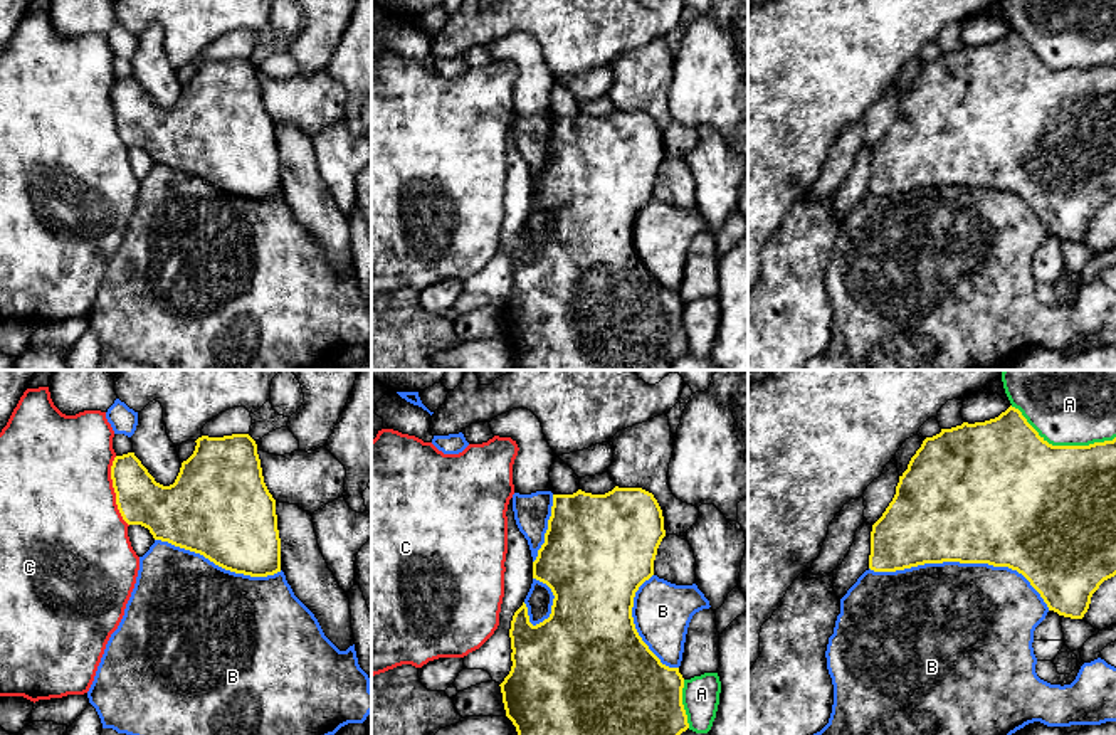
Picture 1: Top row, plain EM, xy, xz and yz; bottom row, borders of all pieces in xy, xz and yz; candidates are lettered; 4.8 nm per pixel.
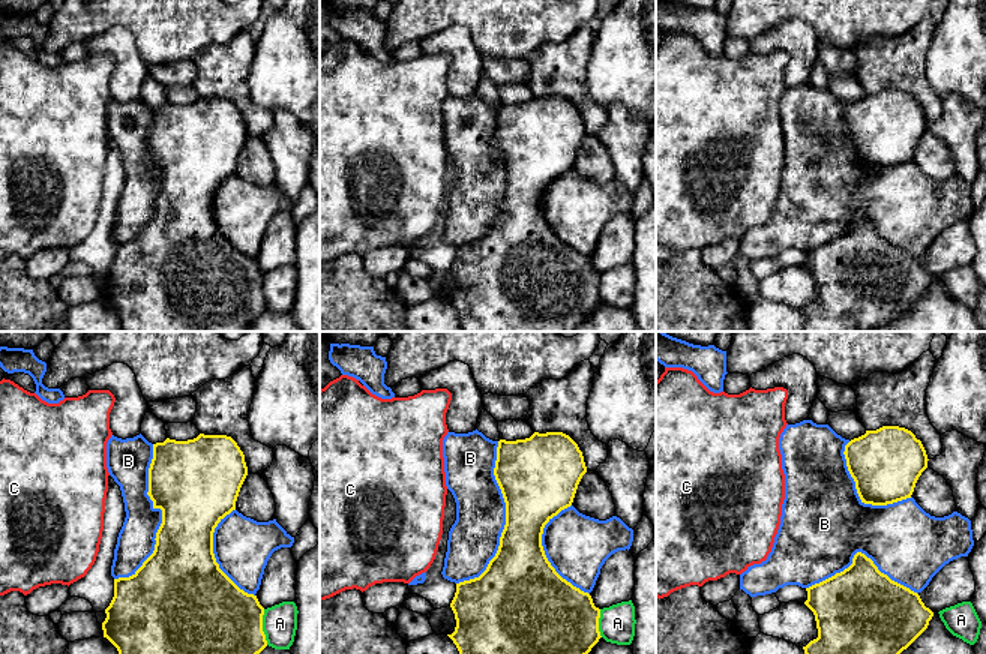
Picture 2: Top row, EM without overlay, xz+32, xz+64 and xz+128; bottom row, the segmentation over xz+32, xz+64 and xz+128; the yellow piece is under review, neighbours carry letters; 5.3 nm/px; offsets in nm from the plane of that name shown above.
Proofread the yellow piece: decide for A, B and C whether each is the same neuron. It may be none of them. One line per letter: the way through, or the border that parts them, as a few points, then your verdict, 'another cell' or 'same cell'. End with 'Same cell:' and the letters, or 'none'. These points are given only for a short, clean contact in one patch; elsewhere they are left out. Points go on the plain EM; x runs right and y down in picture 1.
A: another cell
B: same cell
C: another cell
Same cell: B

